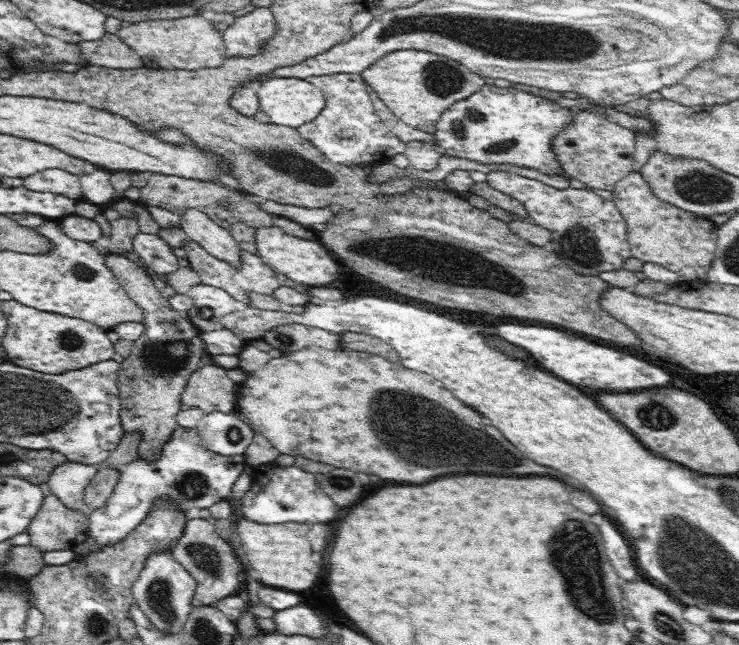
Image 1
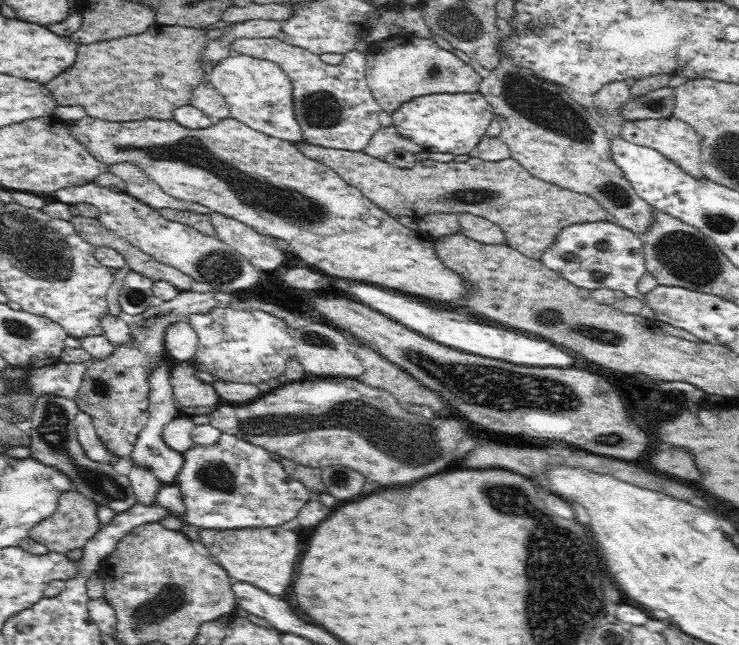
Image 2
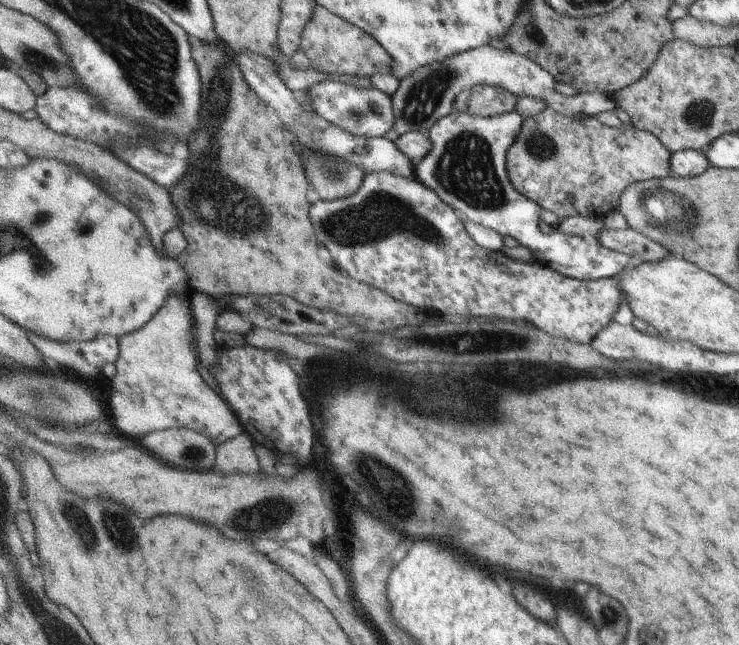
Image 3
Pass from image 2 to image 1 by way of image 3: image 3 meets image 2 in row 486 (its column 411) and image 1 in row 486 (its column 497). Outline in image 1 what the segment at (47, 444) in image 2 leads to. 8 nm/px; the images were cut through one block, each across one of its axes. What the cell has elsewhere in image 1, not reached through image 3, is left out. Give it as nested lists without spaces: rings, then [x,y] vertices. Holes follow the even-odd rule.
[[[68,461],[66,464],[60,464],[54,471],[47,483],[52,494],[56,495],[64,506],[88,513],[84,494],[94,476],[98,474],[98,468]]]

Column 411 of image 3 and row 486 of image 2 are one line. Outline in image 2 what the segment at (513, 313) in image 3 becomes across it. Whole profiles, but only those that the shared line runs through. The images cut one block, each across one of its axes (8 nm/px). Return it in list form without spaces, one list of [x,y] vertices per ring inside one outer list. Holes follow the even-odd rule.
[[[222,433],[215,446],[194,446],[183,452],[183,456],[184,466],[177,476],[177,486],[180,486],[185,504],[185,514],[181,518],[183,524],[206,530],[268,529],[290,522],[310,502],[310,490],[298,480],[291,479],[281,462],[270,457],[272,454],[268,450],[233,434]]]

